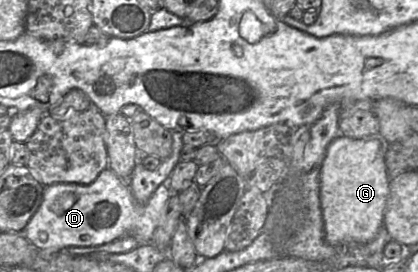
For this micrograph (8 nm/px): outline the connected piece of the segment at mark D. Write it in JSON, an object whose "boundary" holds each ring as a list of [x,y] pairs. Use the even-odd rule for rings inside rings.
{"boundary":[[[110,168],[103,170],[91,184],[56,183],[47,185],[43,190],[42,202],[24,228],[23,235],[41,251],[61,251],[67,247],[97,246],[127,235],[134,237],[139,245],[152,244],[152,238],[159,226],[162,210],[169,198],[177,193],[171,188],[169,181],[170,177],[155,190],[144,204],[136,201],[129,185]]]}

